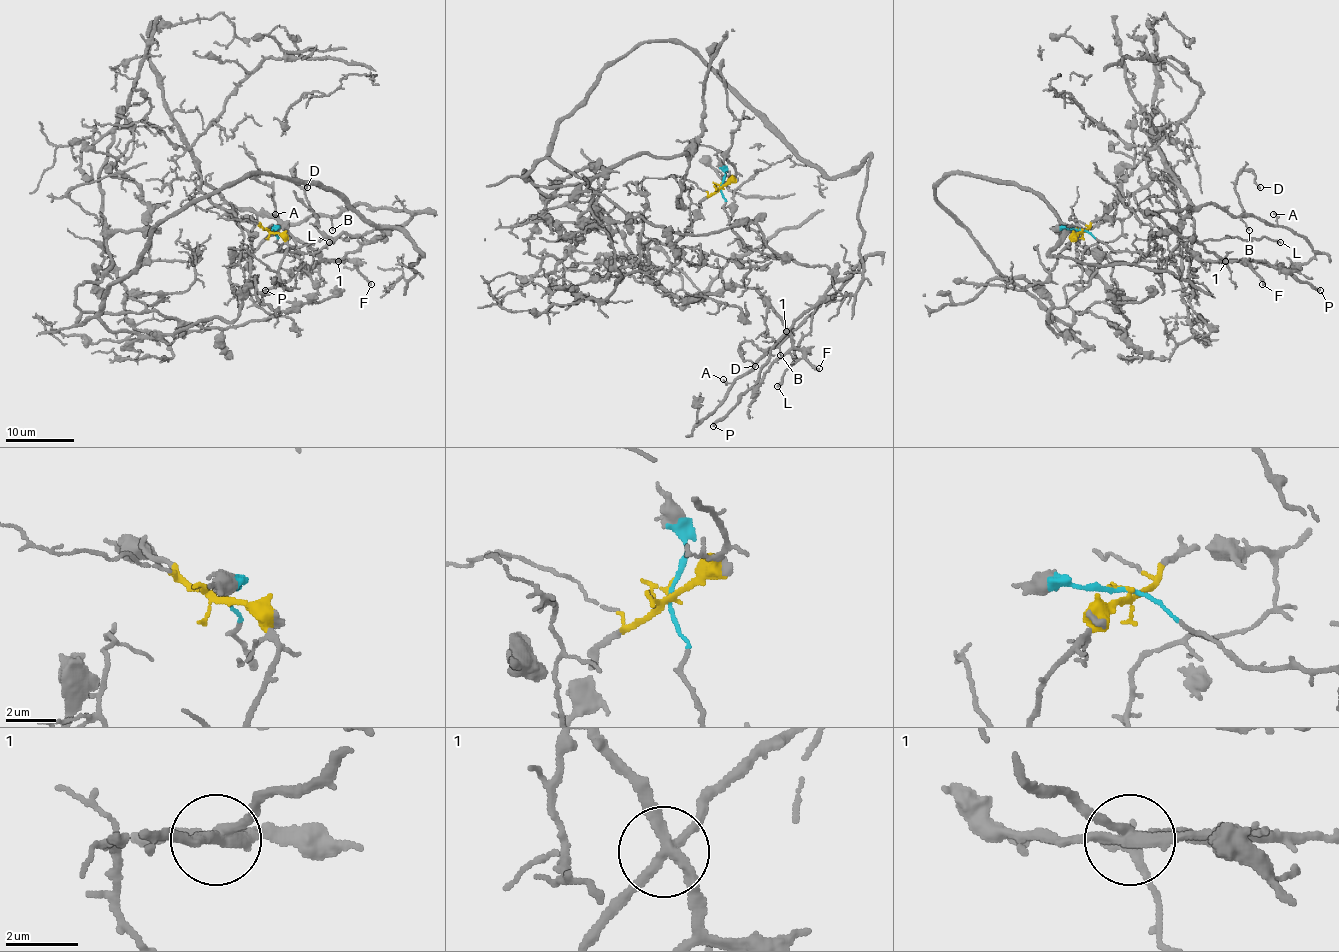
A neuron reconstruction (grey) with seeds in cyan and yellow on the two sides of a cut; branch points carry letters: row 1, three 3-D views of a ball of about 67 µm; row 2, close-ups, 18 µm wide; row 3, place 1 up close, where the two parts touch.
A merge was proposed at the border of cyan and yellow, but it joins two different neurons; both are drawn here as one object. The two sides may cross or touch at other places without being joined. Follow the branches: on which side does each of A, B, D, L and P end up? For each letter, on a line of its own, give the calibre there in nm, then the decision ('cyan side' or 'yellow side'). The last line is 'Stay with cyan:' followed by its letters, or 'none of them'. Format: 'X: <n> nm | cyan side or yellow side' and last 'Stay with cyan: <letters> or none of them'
A: 100 nm | cyan side
B: 100 nm | cyan side
D: 120 nm | cyan side
L: 200 nm | cyan side
P: 260 nm | cyan side
Stay with cyan: A, B, D, L, P

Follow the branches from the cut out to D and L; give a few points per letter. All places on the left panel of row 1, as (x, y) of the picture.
D: (272, 228), (282, 251), (301, 252), (410, 217), (352, 205), (328, 217), (311, 208), (293, 170), (306, 187)
L: (272, 228), (282, 251), (301, 252), (320, 251), (342, 234), (385, 232), (368, 240), (337, 237), (328, 242)

